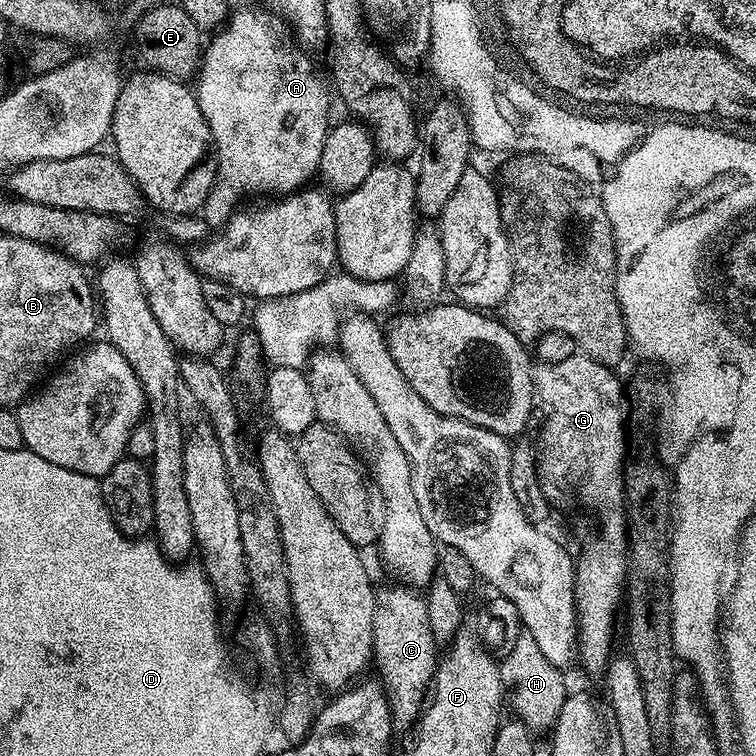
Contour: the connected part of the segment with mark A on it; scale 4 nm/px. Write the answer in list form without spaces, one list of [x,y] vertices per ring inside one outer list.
[[[263,7],[240,8],[237,12],[235,9],[212,37],[203,49],[194,80],[196,101],[212,131],[211,147],[216,158],[216,182],[206,198],[202,215],[209,222],[224,222],[237,211],[236,203],[247,192],[265,192],[268,198],[279,198],[300,191],[311,181],[308,180],[311,176],[319,173],[322,146],[330,131],[328,107],[332,100],[334,104],[334,96],[326,76],[324,81],[323,74],[308,57],[311,55],[297,46],[287,27]]]

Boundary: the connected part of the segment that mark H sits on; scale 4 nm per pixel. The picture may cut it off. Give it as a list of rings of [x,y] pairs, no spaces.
[[[519,633],[509,648],[510,652],[499,663],[500,678],[510,691],[510,704],[512,700],[515,715],[527,725],[529,731],[549,731],[556,723],[568,697],[568,690],[564,684],[565,673],[543,657],[537,642],[528,633]]]

